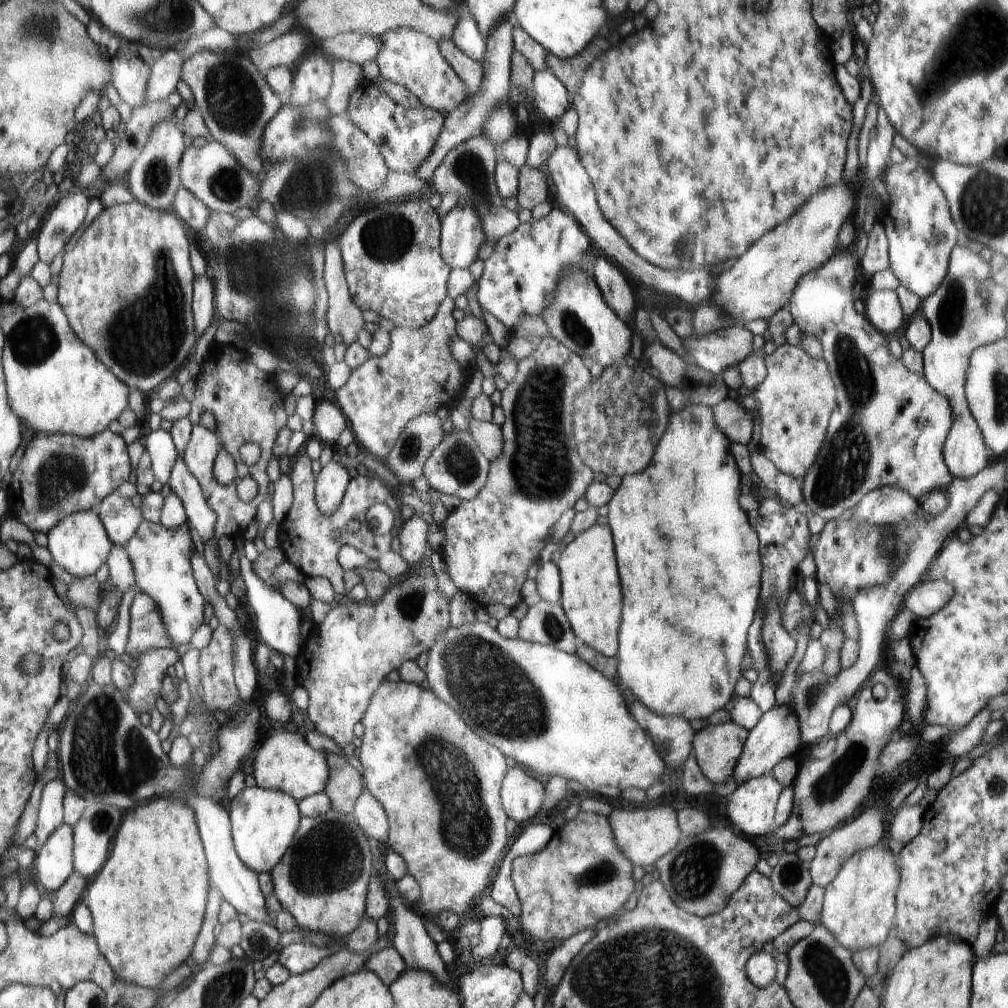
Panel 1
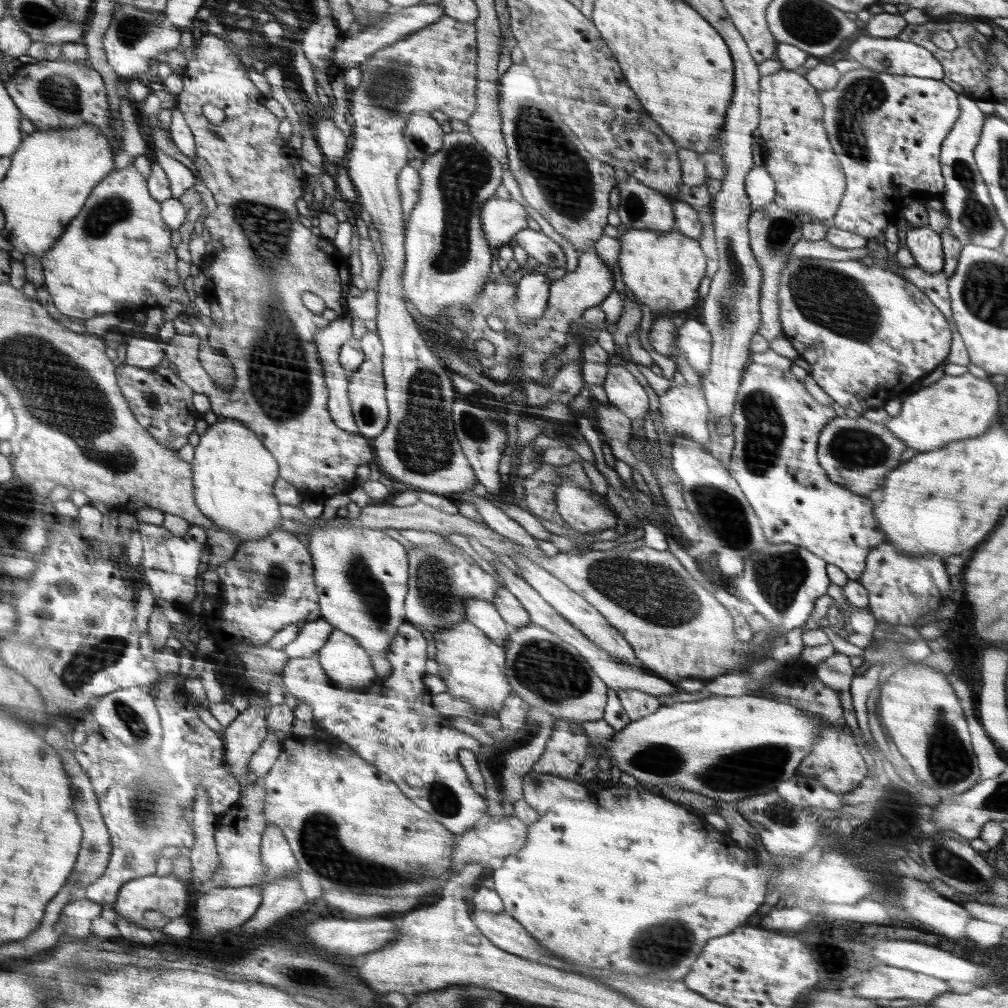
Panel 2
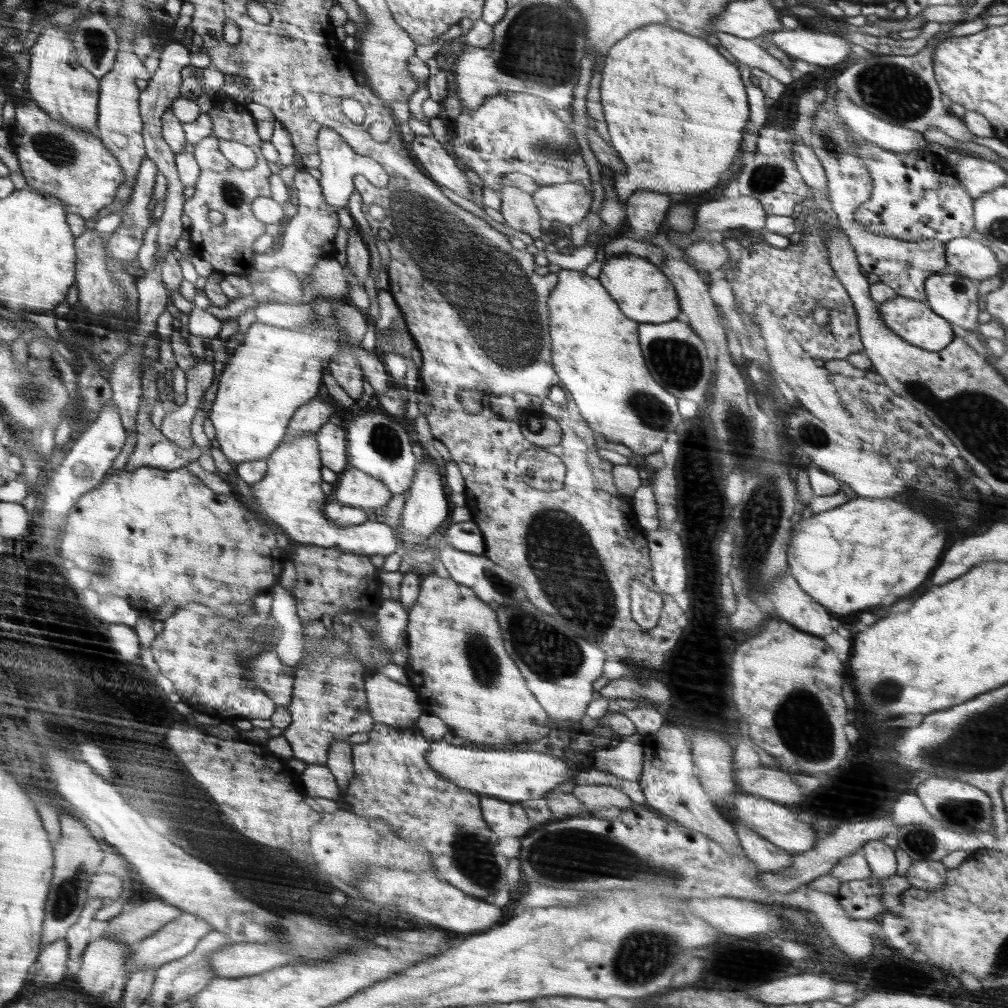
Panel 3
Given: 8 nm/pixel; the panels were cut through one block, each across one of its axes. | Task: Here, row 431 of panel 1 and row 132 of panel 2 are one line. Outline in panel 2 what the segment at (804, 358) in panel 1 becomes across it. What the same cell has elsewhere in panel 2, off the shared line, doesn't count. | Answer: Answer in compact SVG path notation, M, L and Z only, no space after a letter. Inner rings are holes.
M785 69L762 76L760 87L760 124L756 134L762 138L764 167L775 182L774 201L786 210L808 213L814 221L833 220L844 196L845 176L825 131L820 92L798 71Z

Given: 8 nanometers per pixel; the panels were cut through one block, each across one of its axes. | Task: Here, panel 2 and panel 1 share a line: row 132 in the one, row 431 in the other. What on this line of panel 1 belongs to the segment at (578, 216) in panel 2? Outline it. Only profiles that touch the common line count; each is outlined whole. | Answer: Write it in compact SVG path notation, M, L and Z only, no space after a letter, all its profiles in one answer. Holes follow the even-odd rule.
M552 336L543 338L536 351L520 359L514 379L501 392L505 414L503 451L489 468L488 482L476 499L461 501L442 523L446 542L440 551L456 588L473 598L477 604L490 607L496 603L514 608L522 602L520 588L526 582L526 570L538 558L540 550L552 542L550 528L558 518L576 504L590 487L594 471L583 463L573 435L573 402L593 382L588 368L578 354Z

